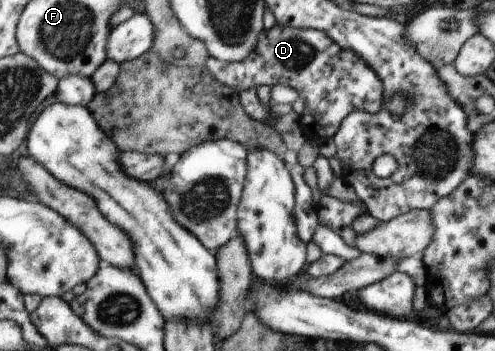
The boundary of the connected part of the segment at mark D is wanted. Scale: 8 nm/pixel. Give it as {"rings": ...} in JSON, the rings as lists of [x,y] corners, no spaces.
{"rings":[[[277,23],[255,45],[253,52],[240,63],[226,63],[209,57],[204,64],[215,84],[239,93],[260,86],[287,85],[303,103],[298,128],[306,141],[322,145],[333,137],[343,119],[352,112],[375,114],[382,110],[382,81],[351,50],[339,47],[325,33],[313,29],[290,29]]]}

